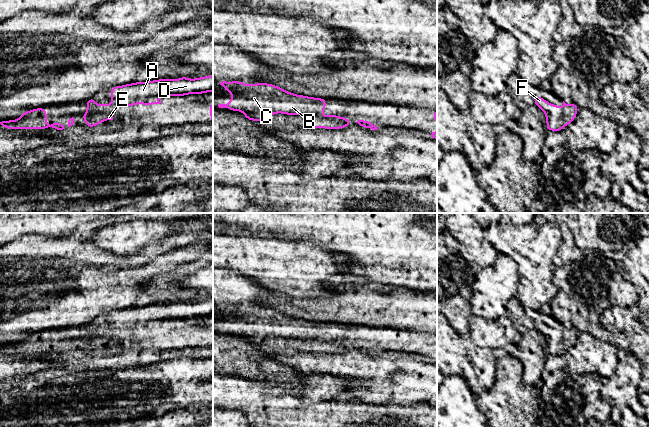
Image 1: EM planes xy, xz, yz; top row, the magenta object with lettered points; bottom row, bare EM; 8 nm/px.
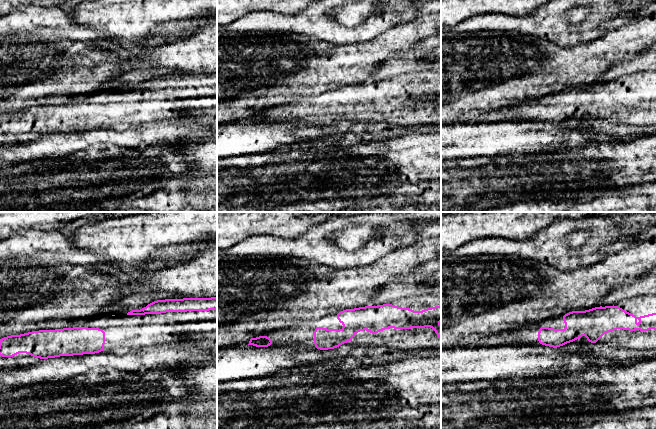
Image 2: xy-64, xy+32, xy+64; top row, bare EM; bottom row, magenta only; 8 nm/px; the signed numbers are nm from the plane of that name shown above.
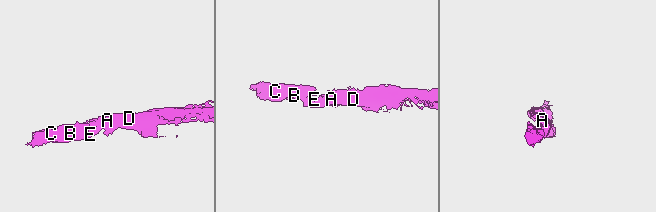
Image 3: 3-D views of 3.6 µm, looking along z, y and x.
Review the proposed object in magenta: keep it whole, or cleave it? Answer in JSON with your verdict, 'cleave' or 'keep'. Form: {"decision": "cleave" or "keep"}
{"decision": "keep"}

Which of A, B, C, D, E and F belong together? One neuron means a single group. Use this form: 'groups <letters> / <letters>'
groups A B C D E F

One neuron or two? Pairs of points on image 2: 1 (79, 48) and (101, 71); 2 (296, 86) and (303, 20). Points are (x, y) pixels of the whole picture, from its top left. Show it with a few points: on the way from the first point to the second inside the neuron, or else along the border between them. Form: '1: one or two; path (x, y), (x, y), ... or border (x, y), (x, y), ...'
1: one; path (87, 49), (101, 63)
2: one; path (312, 70), (323, 59), (323, 47), (317, 36)

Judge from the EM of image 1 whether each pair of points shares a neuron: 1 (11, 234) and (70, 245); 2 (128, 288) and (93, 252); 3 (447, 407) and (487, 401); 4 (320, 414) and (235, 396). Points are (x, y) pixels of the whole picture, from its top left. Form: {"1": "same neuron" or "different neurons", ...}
{"1": "different neurons", "2": "same neuron", "3": "different neurons", "4": "same neuron"}

